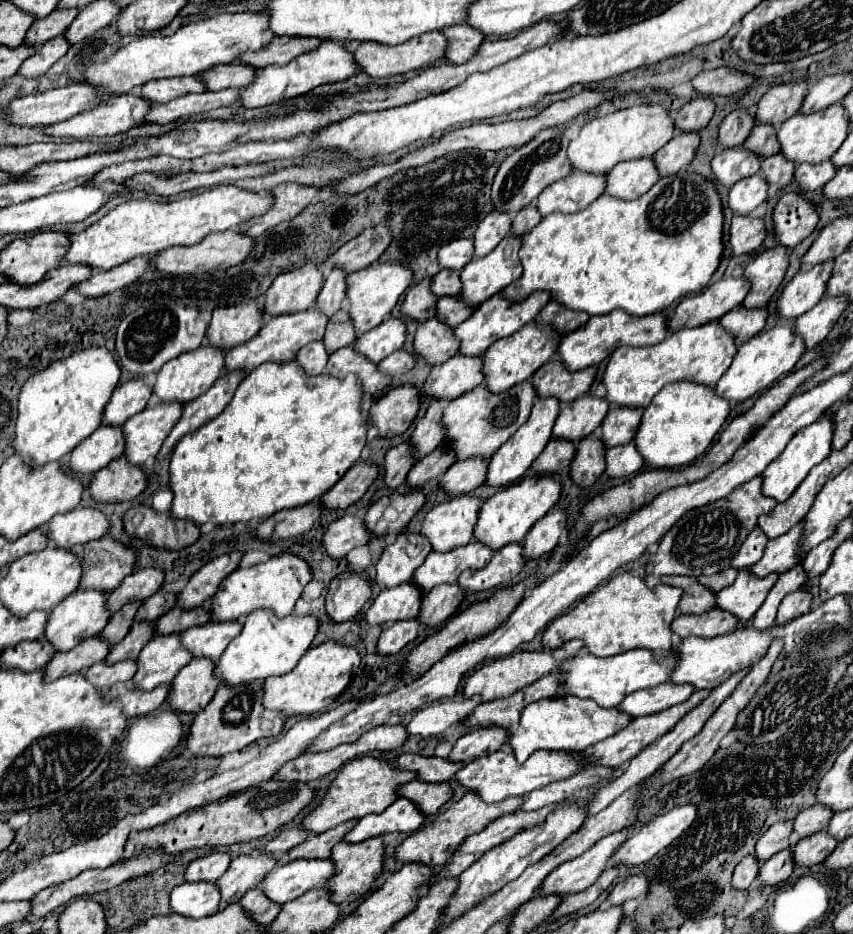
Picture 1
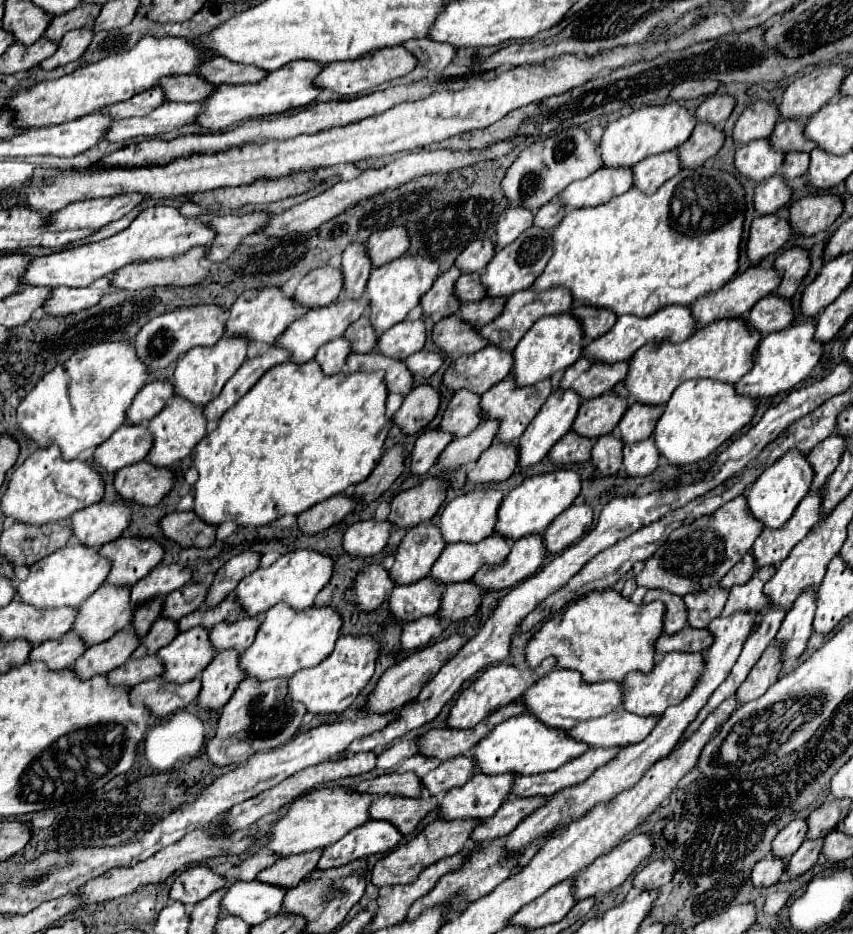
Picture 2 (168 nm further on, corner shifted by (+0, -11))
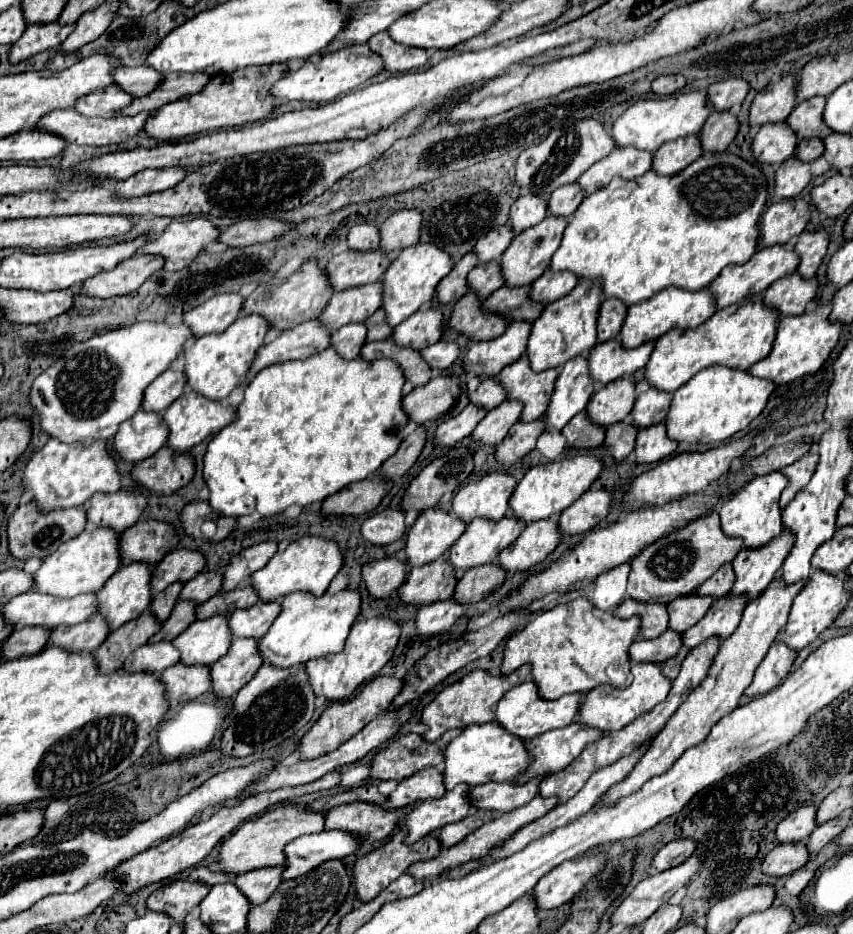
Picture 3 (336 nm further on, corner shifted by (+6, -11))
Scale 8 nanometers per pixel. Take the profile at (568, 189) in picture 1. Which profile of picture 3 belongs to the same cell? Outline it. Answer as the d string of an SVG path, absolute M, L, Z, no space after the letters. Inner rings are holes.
M615 146L611 154L595 162L581 178L579 184L583 186L585 194L593 194L607 186L615 176L621 176L625 180L633 180L637 176L643 176L647 170L651 170L653 152L637 150L635 146Z

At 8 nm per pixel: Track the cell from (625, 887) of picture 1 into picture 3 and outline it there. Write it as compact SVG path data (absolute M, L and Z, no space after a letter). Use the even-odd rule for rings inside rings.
M681 838L681 840L673 840L669 844L665 844L653 858L653 868L657 872L663 872L667 868L679 866L681 862L687 860L687 856L693 854L697 842L693 838Z

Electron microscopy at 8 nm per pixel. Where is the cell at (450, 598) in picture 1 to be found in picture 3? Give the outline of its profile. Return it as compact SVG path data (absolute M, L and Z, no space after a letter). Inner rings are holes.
M481 564L469 568L459 578L453 598L463 606L475 604L485 596L489 596L493 590L497 590L505 582L505 576L507 572L499 564Z

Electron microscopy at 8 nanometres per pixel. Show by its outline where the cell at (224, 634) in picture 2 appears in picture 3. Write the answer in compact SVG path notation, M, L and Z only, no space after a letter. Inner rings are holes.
M259 600L251 608L235 610L229 618L229 628L237 638L261 638L267 634L277 614L281 612L281 602L263 602Z

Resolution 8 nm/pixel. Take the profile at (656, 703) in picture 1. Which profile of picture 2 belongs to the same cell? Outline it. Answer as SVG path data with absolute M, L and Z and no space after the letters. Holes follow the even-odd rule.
M615 710L607 716L593 718L591 722L581 722L569 734L583 742L589 742L591 748L605 748L605 746L627 746L637 744L645 738L653 726L657 724L659 716L639 716L627 710Z

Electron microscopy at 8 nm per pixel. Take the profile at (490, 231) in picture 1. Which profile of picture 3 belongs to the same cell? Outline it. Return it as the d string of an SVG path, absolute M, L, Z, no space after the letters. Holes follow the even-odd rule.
M523 192L511 206L511 220L515 234L539 224L547 216L547 200L533 192Z

